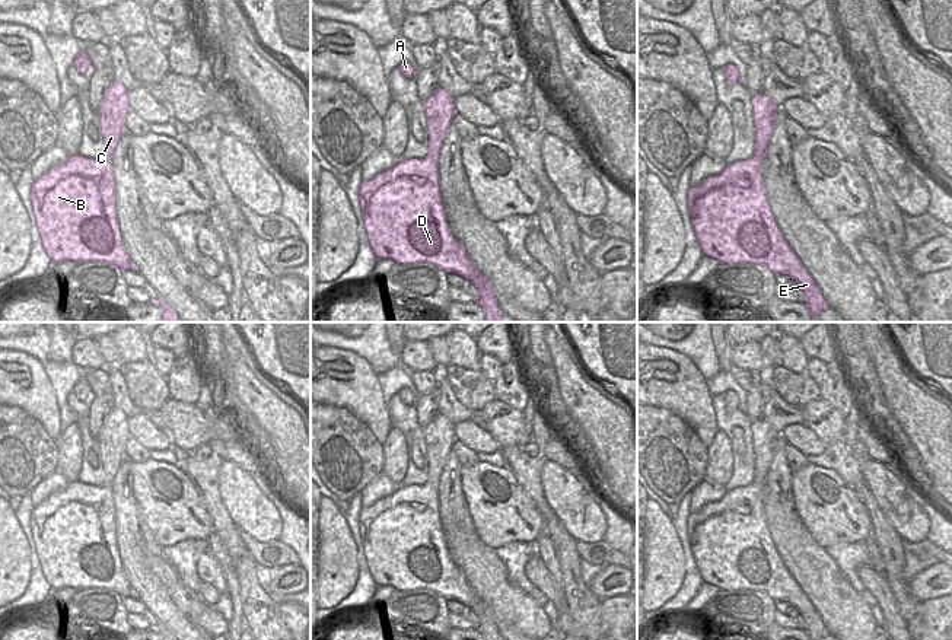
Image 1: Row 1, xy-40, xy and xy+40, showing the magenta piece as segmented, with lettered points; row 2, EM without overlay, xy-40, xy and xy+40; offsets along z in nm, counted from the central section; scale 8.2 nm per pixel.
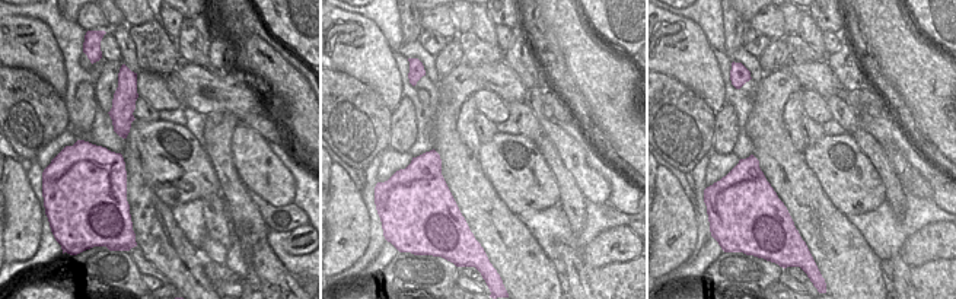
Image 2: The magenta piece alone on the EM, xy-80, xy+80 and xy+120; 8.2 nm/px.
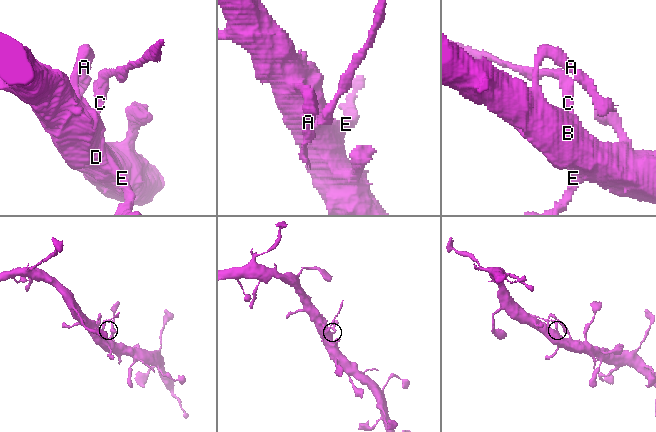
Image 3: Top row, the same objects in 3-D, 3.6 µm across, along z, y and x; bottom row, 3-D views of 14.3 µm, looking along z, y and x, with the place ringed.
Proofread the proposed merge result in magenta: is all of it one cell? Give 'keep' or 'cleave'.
cleave

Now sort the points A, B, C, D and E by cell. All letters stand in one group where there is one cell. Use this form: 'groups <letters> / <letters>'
groups A B D E / C

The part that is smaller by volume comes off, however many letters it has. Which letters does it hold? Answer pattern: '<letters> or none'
C.

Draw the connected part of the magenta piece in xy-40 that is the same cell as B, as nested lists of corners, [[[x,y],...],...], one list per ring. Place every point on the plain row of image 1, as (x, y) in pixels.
[[[69,483],[60,491],[50,494],[32,509],[29,528],[39,558],[41,573],[51,589],[104,588],[118,595],[134,596],[134,590],[121,564],[115,536],[115,506],[108,487]]]

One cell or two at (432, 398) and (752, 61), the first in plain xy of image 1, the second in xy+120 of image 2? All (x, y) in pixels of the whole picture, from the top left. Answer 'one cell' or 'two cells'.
two cells

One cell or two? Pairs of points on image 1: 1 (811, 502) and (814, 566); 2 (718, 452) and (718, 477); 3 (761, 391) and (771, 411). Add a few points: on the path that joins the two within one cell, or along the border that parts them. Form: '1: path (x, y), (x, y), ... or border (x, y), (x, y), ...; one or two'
1: border (793, 508), (808, 534), (824, 548); two
2: path (718, 458), (718, 471); one
3: border (773, 394), (761, 417); two

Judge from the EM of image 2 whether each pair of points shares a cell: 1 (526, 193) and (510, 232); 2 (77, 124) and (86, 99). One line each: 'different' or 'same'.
1: different
2: same

